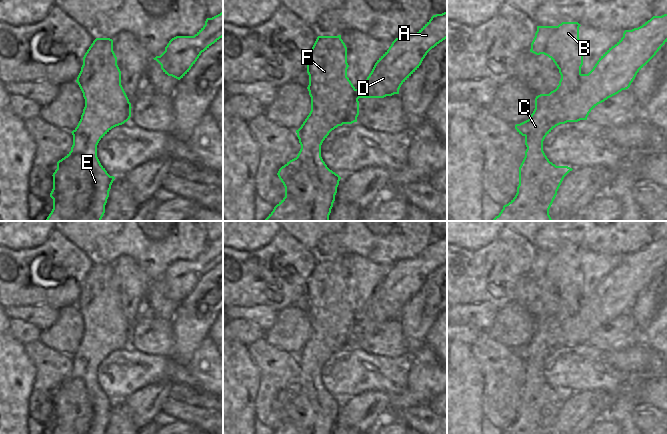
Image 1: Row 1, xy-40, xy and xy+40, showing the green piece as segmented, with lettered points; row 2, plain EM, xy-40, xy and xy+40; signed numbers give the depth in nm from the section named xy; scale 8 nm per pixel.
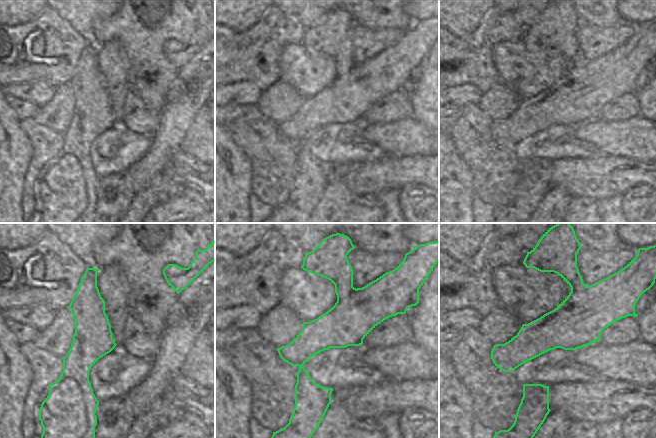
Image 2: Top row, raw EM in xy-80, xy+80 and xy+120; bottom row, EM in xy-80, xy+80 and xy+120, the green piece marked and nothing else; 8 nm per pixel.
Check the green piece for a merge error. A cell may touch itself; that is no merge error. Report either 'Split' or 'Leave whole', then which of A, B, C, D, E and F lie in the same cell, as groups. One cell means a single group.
Split. Groups: A C D / B E F.

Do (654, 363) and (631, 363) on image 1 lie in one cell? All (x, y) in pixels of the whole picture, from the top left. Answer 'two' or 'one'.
one

